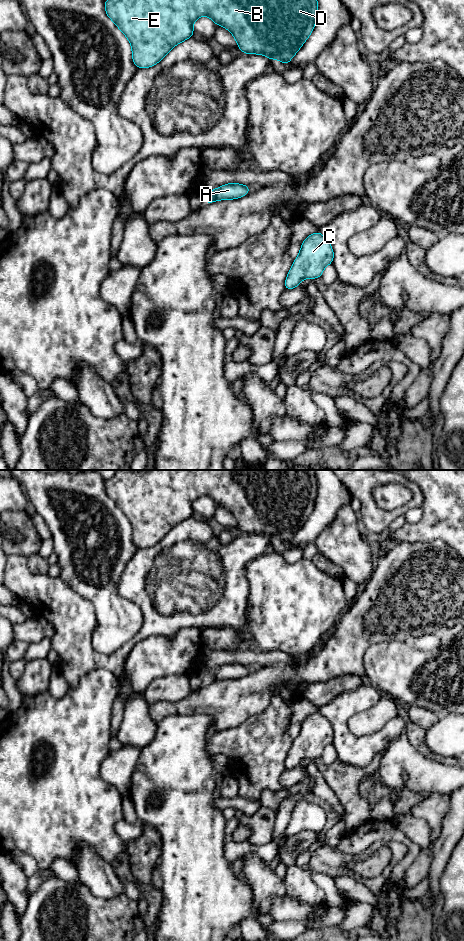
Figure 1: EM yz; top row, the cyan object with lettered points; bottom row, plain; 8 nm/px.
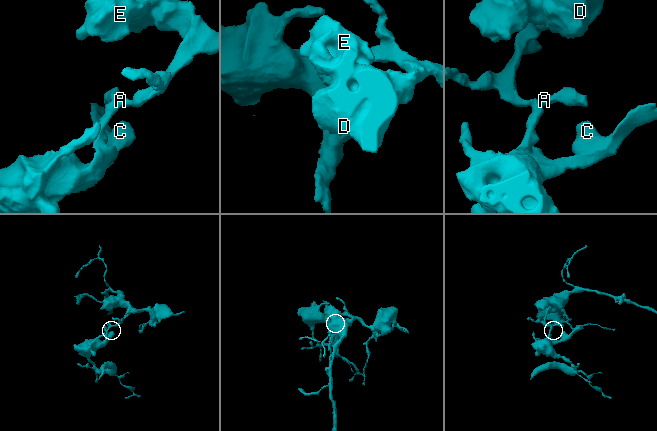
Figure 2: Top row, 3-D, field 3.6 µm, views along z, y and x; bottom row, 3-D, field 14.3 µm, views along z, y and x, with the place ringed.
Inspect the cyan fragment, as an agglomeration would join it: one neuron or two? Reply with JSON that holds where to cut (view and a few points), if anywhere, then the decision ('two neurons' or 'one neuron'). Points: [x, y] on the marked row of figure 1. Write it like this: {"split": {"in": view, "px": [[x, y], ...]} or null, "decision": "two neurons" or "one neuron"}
{"split": {"in": "yz", "px": [[209, 191], [216, 199]]}, "decision": "two neurons"}

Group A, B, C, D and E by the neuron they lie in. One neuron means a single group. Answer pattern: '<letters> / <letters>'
A B D E / C

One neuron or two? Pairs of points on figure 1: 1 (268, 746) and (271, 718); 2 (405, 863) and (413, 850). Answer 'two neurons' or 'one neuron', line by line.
1: one neuron
2: one neuron

